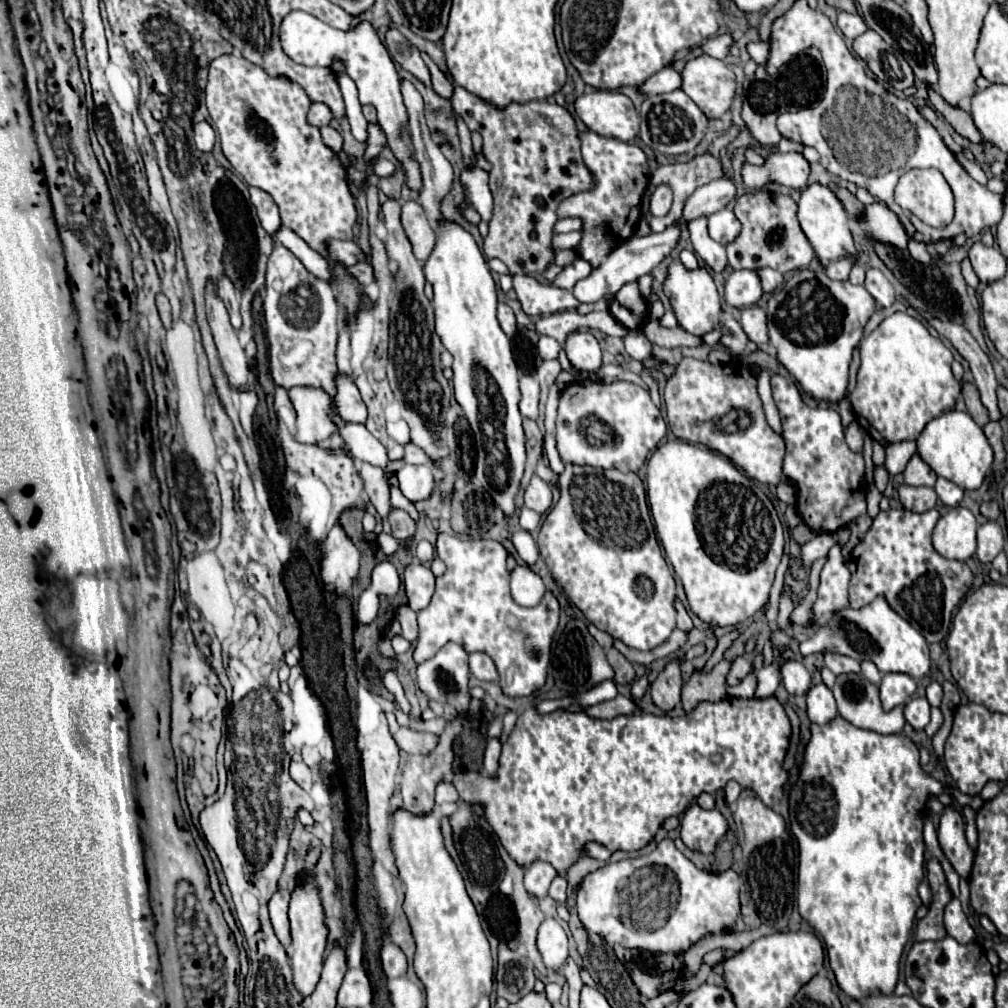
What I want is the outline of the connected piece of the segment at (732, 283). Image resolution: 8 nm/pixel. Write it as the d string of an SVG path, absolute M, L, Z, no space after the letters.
M732 270L724 282L724 298L728 306L746 308L760 300L762 286L754 270Z

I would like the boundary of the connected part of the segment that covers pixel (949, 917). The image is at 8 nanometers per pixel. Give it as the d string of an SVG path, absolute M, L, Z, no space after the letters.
M952 898L950 904L946 906L946 912L944 912L944 926L946 926L946 932L956 938L960 944L968 944L968 942L974 942L976 938L976 932L974 928L970 926L964 910L962 910L962 904L958 898Z

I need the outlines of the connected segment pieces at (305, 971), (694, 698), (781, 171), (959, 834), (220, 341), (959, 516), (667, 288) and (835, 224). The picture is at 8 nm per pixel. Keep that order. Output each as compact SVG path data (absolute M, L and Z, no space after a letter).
M304 882L294 894L290 902L290 924L292 924L292 948L290 948L290 968L292 968L292 984L302 998L310 996L320 980L322 956L326 948L328 930L324 926L324 910L318 900L318 890L314 884Z
M722 660L712 668L710 674L692 674L692 678L682 686L682 706L686 714L692 712L700 702L718 702L726 698L726 676L730 672L730 664Z
M776 152L766 158L766 164L762 168L746 164L742 168L742 176L750 188L762 188L770 182L790 188L804 188L810 176L810 162L800 152Z
M946 806L940 816L938 840L954 870L962 878L968 878L974 862L974 850L968 846L964 836L964 818L954 806Z
M208 280L206 284L206 312L208 312L208 322L212 328L212 336L218 348L218 356L222 362L222 370L228 376L228 380L238 386L246 388L248 386L248 368L250 360L244 354L242 346L238 344L238 336L228 320L226 306L222 298L218 296L218 288L214 280Z
M956 506L934 528L932 544L948 560L968 560L976 550L976 518L968 508Z
M674 260L670 266L668 266L668 272L666 272L666 280L664 280L664 294L666 298L670 300L670 306L678 318L678 324L694 334L694 336L704 336L706 332L710 332L716 324L718 324L718 318L720 318L720 294L716 290L716 284L710 276L710 272L702 266L690 270L686 268L680 260Z
M812 184L802 190L800 202L798 202L798 220L800 220L800 226L806 234L806 238L810 240L810 244L816 252L816 258L820 260L820 264L824 268L834 260L842 260L842 258L856 260L858 258L858 250L854 246L854 240L852 240L852 234L848 228L850 218L848 218L844 206L836 200L836 196L830 192L828 186Z

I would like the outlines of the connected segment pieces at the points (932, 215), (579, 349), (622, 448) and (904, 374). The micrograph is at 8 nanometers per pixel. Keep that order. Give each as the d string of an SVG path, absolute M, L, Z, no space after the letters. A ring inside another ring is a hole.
M934 168L904 172L896 186L896 202L932 228L944 228L954 218L954 194Z
M570 332L564 344L568 360L580 370L580 372L596 372L602 364L602 352L598 346L598 340L590 332Z
M618 380L612 384L604 382L568 384L560 396L556 426L558 426L556 448L564 464L624 468L628 472L638 472L638 468L646 462L648 454L656 450L660 440L666 436L666 422L656 404L652 402L650 394L642 386L636 386L626 380ZM600 420L606 424L602 424ZM598 444L616 444L616 446L608 450L602 446L598 450Z
M894 312L860 342L860 368L856 388L850 394L858 424L886 446L916 440L922 428L936 416L952 410L960 396L960 382L950 370L952 352L906 312Z

